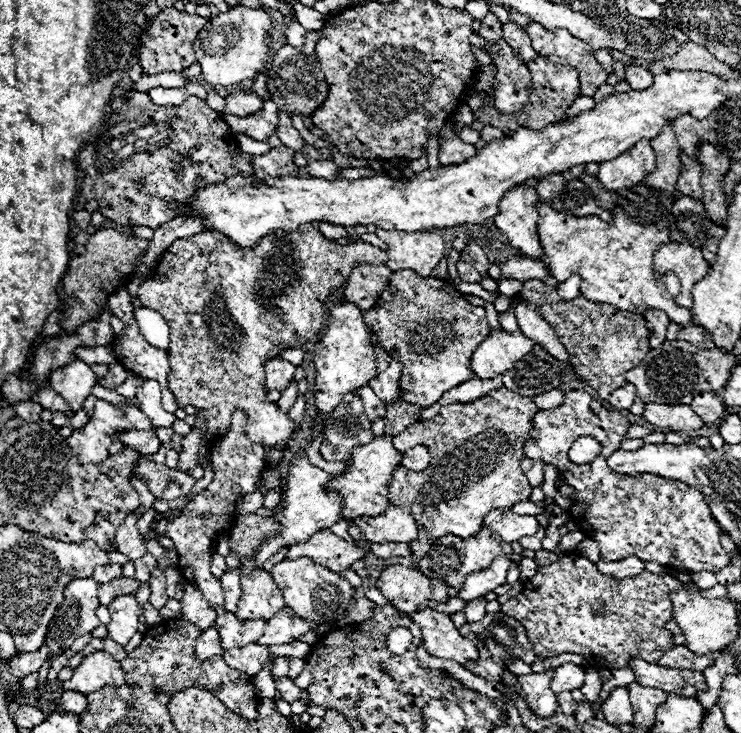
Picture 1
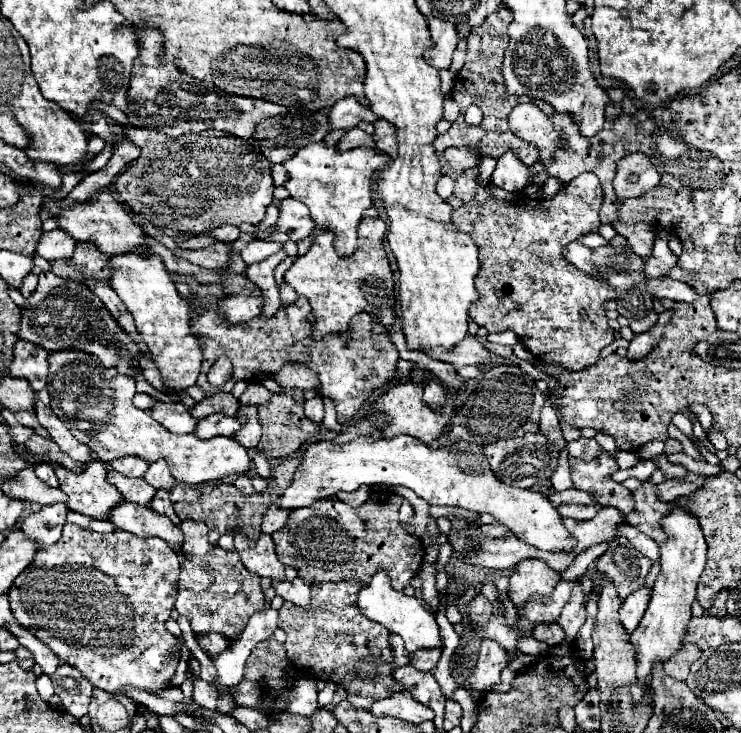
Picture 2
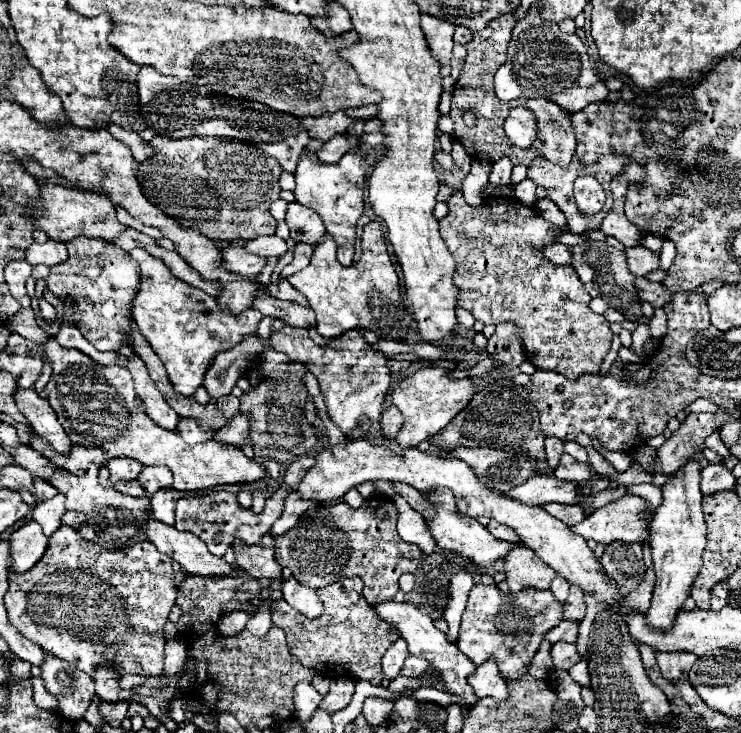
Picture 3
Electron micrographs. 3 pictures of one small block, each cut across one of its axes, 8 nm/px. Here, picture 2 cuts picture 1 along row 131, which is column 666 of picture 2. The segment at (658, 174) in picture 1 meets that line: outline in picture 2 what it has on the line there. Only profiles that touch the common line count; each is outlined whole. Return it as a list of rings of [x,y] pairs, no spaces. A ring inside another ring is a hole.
[[[686,644],[678,654],[674,654],[668,662],[664,662],[664,670],[666,674],[670,674],[672,678],[684,682],[688,672],[690,672],[690,666],[702,656],[702,650],[696,648],[696,644]]]

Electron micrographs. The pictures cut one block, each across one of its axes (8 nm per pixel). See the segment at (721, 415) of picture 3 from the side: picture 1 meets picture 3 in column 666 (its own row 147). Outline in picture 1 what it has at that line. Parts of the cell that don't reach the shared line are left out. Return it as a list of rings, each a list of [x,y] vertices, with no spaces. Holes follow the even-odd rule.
[[[446,124],[440,130],[440,136],[438,138],[440,138],[438,160],[444,166],[464,162],[464,160],[468,160],[468,158],[472,158],[476,154],[476,148],[474,146],[468,146],[466,142],[460,142],[460,138],[456,136],[456,132],[452,130],[452,124]]]

